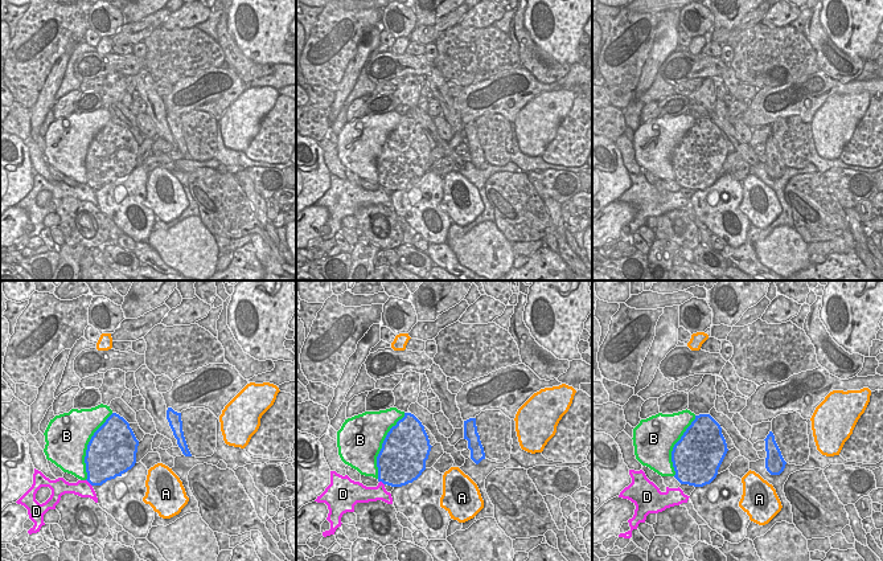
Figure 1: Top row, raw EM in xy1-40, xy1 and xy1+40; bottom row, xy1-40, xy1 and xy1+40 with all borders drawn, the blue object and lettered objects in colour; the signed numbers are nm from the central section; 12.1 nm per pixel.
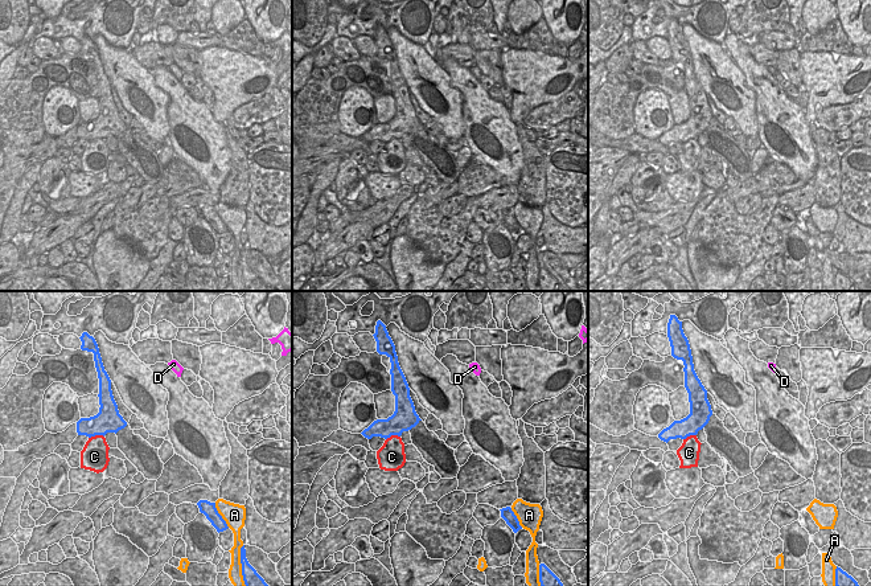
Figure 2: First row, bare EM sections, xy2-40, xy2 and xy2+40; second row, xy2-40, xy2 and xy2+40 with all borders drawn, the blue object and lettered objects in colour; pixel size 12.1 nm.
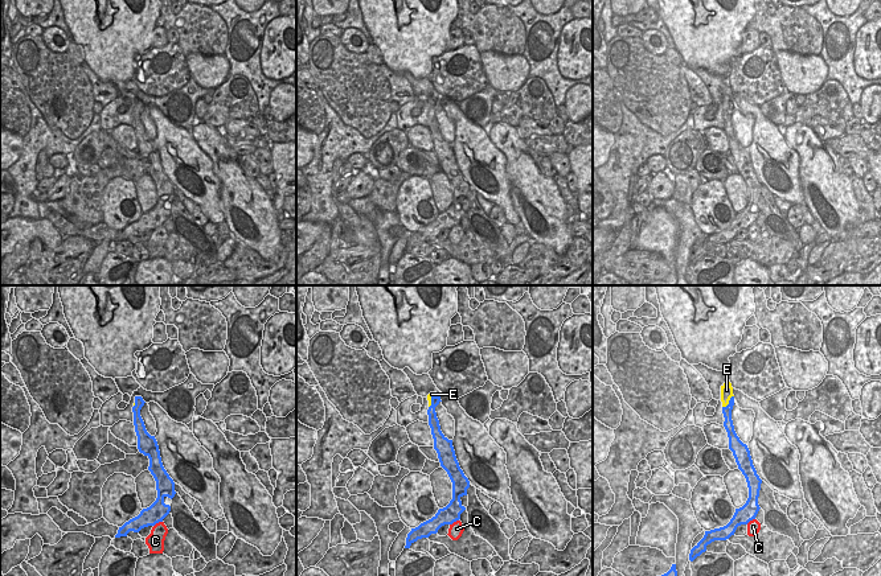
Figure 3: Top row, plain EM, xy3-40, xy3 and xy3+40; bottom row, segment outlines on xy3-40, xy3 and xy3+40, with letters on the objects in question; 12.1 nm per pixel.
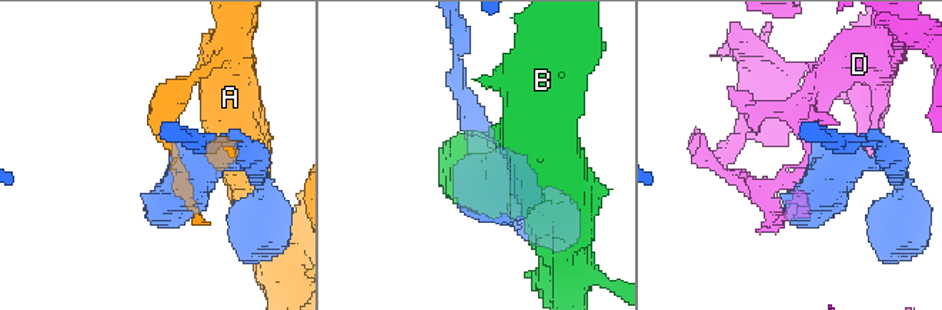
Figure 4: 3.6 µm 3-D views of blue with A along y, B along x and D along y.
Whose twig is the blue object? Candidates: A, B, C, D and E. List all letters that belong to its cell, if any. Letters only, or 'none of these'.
E

